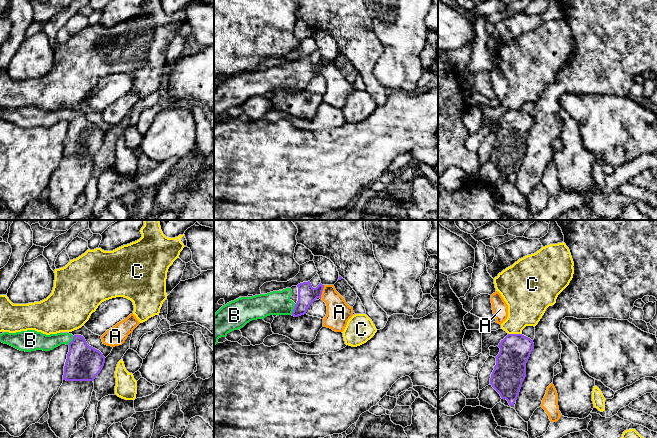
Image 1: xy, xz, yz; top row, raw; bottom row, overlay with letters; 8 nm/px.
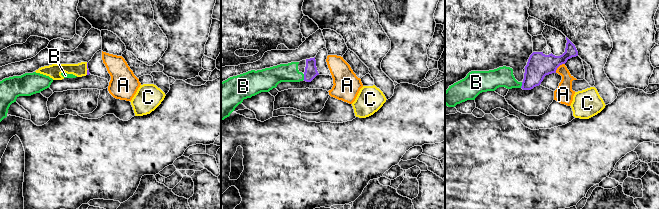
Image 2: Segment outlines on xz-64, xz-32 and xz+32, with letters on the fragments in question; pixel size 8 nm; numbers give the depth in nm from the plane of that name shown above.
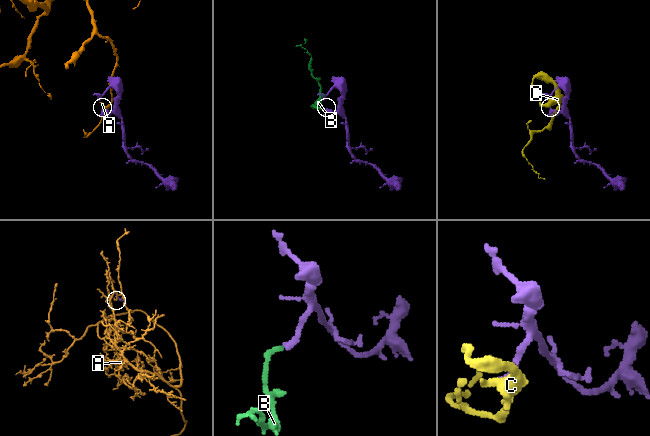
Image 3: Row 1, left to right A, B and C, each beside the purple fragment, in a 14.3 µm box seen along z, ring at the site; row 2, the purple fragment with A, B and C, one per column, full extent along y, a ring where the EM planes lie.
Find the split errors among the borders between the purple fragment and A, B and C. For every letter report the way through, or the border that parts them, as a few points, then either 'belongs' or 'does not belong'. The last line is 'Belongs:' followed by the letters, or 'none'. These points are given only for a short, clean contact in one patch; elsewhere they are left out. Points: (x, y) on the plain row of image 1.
A: border along xz (324, 61), (320, 74); does not belong
B: runs through xz (307, 70), (305, 75), (293, 85), (277, 79); belongs
C: border along yz (508, 109), (521, 110); does not belong
Belongs: B

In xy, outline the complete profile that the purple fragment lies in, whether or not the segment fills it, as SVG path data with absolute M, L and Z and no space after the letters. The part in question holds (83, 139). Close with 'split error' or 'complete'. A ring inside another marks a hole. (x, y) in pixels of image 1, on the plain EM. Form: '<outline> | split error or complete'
M27 106L16 109L4 108L0 110L0 118L25 128L50 127L61 120L68 121L69 128L63 151L63 156L66 157L94 157L105 139L103 130L89 122L81 111L73 112L69 109L46 111L35 106Z | split error

